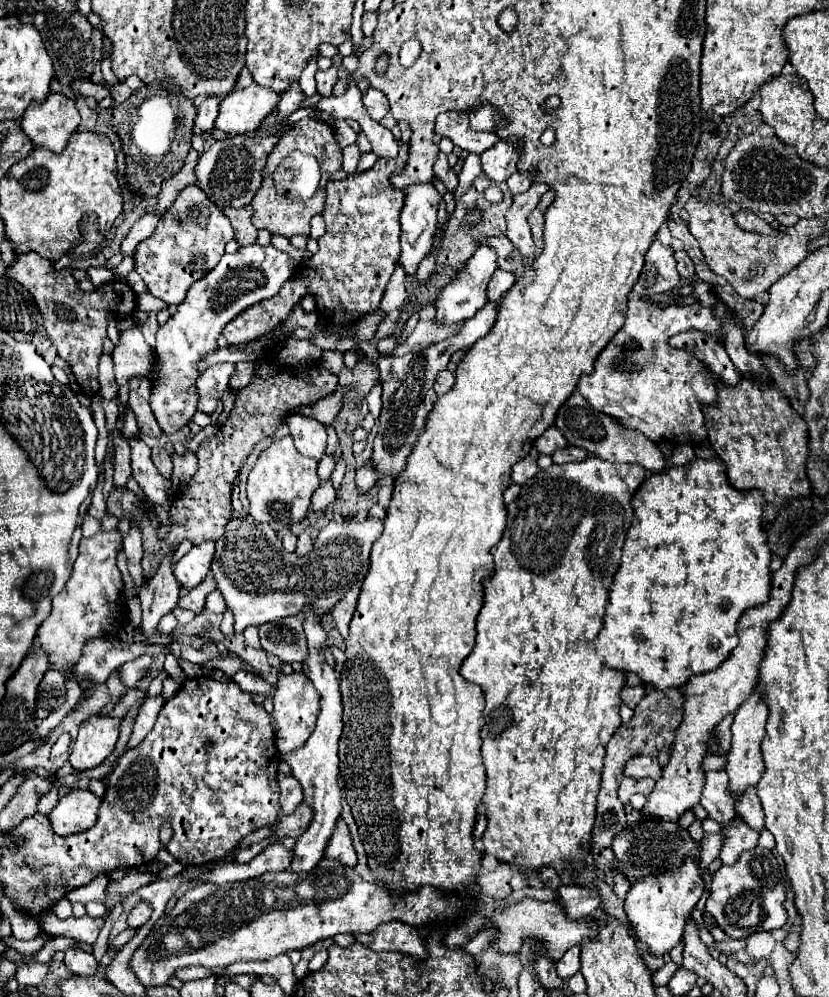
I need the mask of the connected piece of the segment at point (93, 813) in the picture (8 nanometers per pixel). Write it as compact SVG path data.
M70 790L48 814L54 834L68 836L92 828L98 818L100 802L102 800L88 790Z

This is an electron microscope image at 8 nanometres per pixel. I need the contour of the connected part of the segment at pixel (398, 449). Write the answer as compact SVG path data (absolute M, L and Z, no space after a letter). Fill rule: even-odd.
M488 302L474 318L464 322L458 336L452 336L444 342L432 344L432 346L428 346L424 350L418 350L418 352L410 352L410 354L404 354L404 356L386 356L386 358L378 360L380 382L382 382L382 388L384 388L384 392L382 392L384 408L380 412L380 418L378 418L380 424L378 424L376 436L374 436L372 462L376 464L378 472L382 474L380 480L390 472L394 472L398 476L404 470L406 458L412 452L418 434L424 430L426 418L428 418L428 414L434 406L436 396L434 396L432 386L434 386L436 374L440 370L446 370L446 366L450 362L450 356L456 350L470 348L478 338L488 334L488 330L494 326L494 320L496 320L496 310L494 310L494 304Z

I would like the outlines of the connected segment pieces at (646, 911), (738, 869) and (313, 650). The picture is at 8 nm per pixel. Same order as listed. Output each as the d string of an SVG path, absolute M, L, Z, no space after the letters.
M686 858L682 866L676 870L666 870L666 874L650 874L648 878L636 880L624 900L624 910L632 928L636 930L640 942L648 946L648 950L656 956L664 956L682 940L686 920L692 916L696 902L704 892L704 882L700 876L698 862Z
M756 846L744 852L736 864L722 866L712 874L712 888L706 900L706 912L730 938L748 938L762 930L782 928L786 924L786 910L782 906L786 876L772 850Z
M308 606L302 612L302 618L304 618L304 630L306 630L306 638L308 638L308 658L306 658L308 678L312 680L316 692L320 694L320 714L318 714L318 724L312 732L312 736L306 740L306 746L296 748L292 754L282 754L280 756L284 762L290 764L292 774L296 776L296 780L300 780L300 784L304 788L304 802L314 810L314 820L312 820L310 828L296 840L294 860L290 864L292 872L310 872L310 870L316 868L316 864L324 856L324 846L328 844L328 838L332 836L336 820L342 812L340 786L338 786L340 762L338 743L344 727L342 695L340 688L338 688L338 680L336 680L334 670L324 662L324 656L320 654L320 648L326 642L326 630L322 628L318 616L312 612L312 606Z

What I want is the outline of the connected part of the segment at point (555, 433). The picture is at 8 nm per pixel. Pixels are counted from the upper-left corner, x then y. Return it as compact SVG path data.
M550 426L536 442L534 446L538 448L540 454L552 454L554 450L560 450L560 448L566 448L568 446L568 440L564 438L564 434L560 434L560 430L556 426Z

